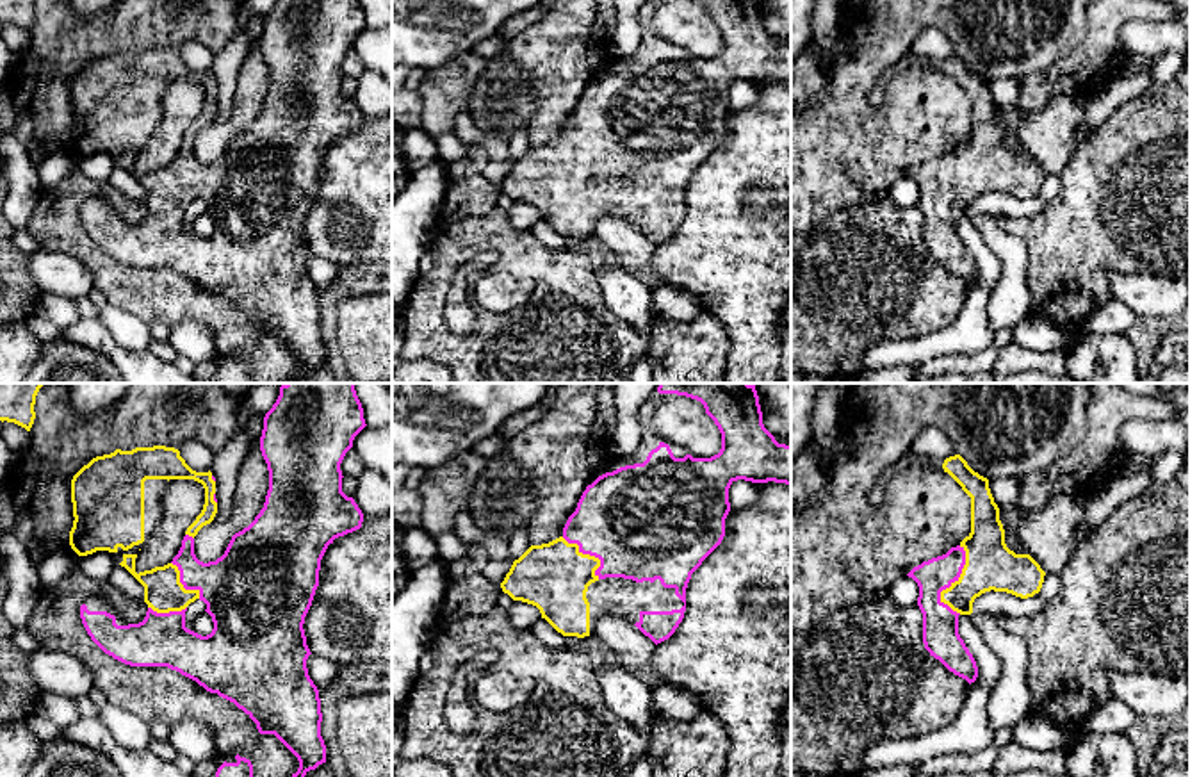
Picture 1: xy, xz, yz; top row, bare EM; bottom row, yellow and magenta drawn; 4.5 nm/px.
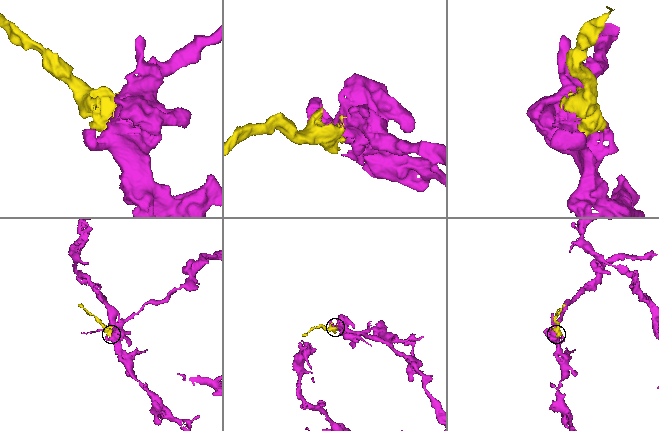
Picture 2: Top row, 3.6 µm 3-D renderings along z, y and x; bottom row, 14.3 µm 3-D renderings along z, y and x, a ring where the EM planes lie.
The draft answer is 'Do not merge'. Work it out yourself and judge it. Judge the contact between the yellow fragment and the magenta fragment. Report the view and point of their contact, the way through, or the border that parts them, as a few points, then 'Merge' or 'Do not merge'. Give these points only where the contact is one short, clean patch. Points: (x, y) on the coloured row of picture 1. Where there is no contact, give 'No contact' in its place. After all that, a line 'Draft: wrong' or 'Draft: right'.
Touches yellow at yz (955, 581). Merge
Draft: wrong

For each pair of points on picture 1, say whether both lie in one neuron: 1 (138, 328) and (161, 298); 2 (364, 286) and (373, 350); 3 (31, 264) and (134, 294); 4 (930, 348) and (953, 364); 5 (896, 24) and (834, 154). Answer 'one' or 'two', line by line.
1: two
2: two
3: two
4: two
5: one

